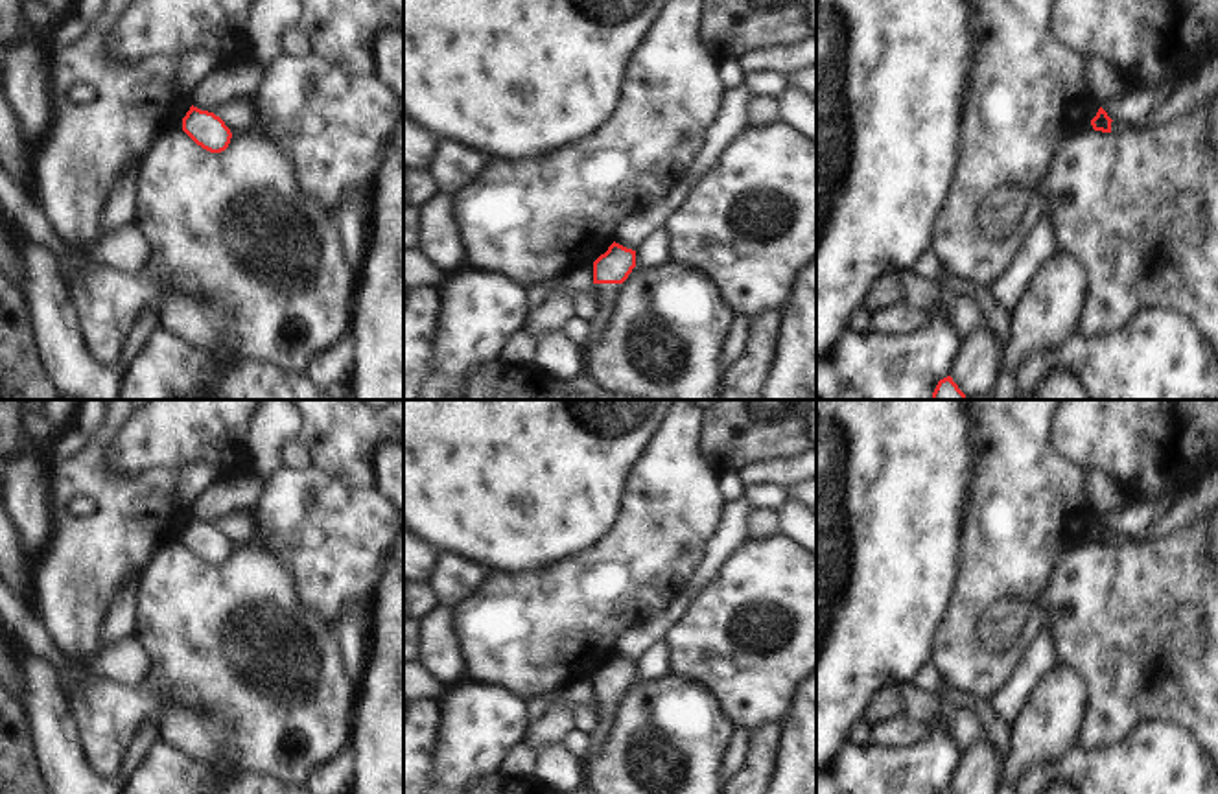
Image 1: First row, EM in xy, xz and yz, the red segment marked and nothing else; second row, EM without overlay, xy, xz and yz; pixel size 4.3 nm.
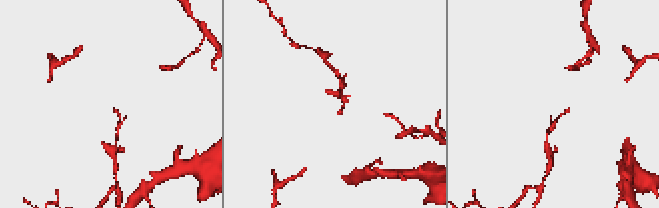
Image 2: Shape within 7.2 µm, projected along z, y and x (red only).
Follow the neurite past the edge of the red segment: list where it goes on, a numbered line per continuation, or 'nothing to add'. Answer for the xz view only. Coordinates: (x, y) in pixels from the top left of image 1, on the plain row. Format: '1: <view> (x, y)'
1: xz (607, 706)

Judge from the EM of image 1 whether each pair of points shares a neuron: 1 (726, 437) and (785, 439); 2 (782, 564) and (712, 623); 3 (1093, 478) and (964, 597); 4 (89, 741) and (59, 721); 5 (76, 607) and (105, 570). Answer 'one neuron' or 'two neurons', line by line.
1: one neuron
2: one neuron
3: two neurons
4: two neurons
5: one neuron

